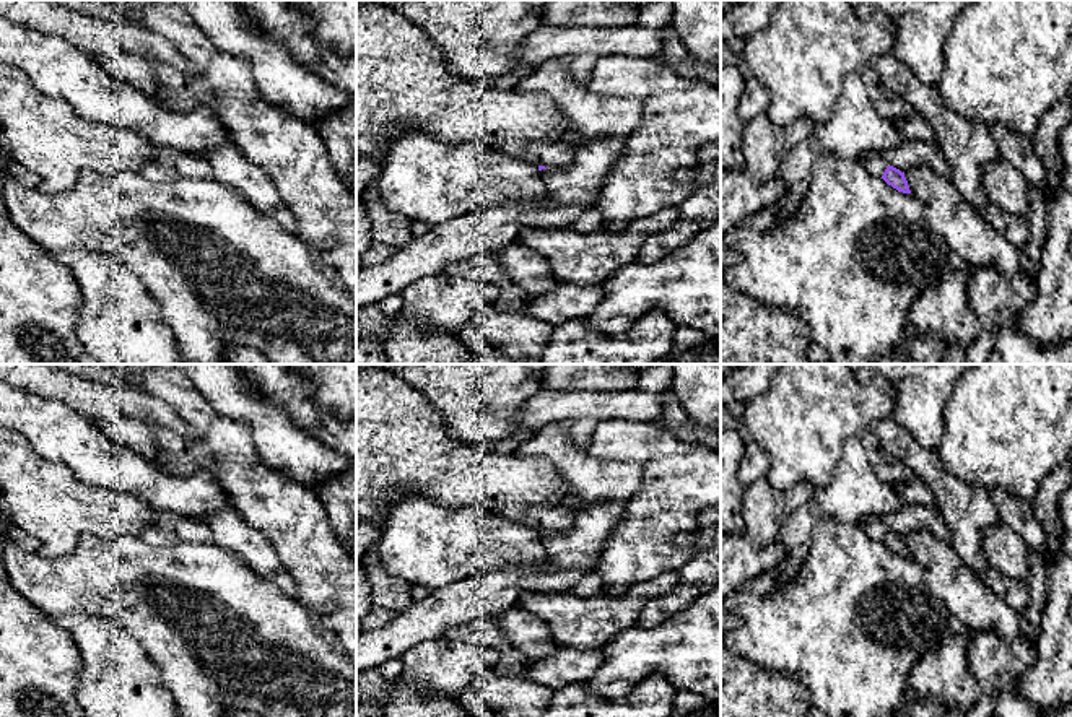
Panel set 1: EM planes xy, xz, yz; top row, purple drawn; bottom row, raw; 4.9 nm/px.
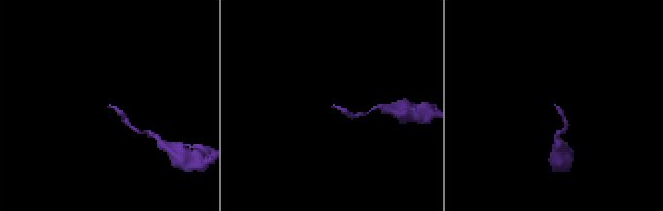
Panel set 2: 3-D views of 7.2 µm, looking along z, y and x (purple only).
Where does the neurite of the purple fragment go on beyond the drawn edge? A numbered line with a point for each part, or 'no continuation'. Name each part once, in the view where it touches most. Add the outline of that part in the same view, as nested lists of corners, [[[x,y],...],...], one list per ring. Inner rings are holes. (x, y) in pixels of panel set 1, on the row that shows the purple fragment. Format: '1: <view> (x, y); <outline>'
1: yz (872, 161); [[[865,151],[859,156],[857,161],[874,177],[882,177],[888,166],[887,161],[883,159],[883,154],[878,151]]]

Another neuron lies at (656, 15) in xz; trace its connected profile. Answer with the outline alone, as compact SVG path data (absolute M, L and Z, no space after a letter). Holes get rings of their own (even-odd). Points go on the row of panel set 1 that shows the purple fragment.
M652 0L651 3L639 7L638 26L664 31L670 28L672 13L672 0Z

